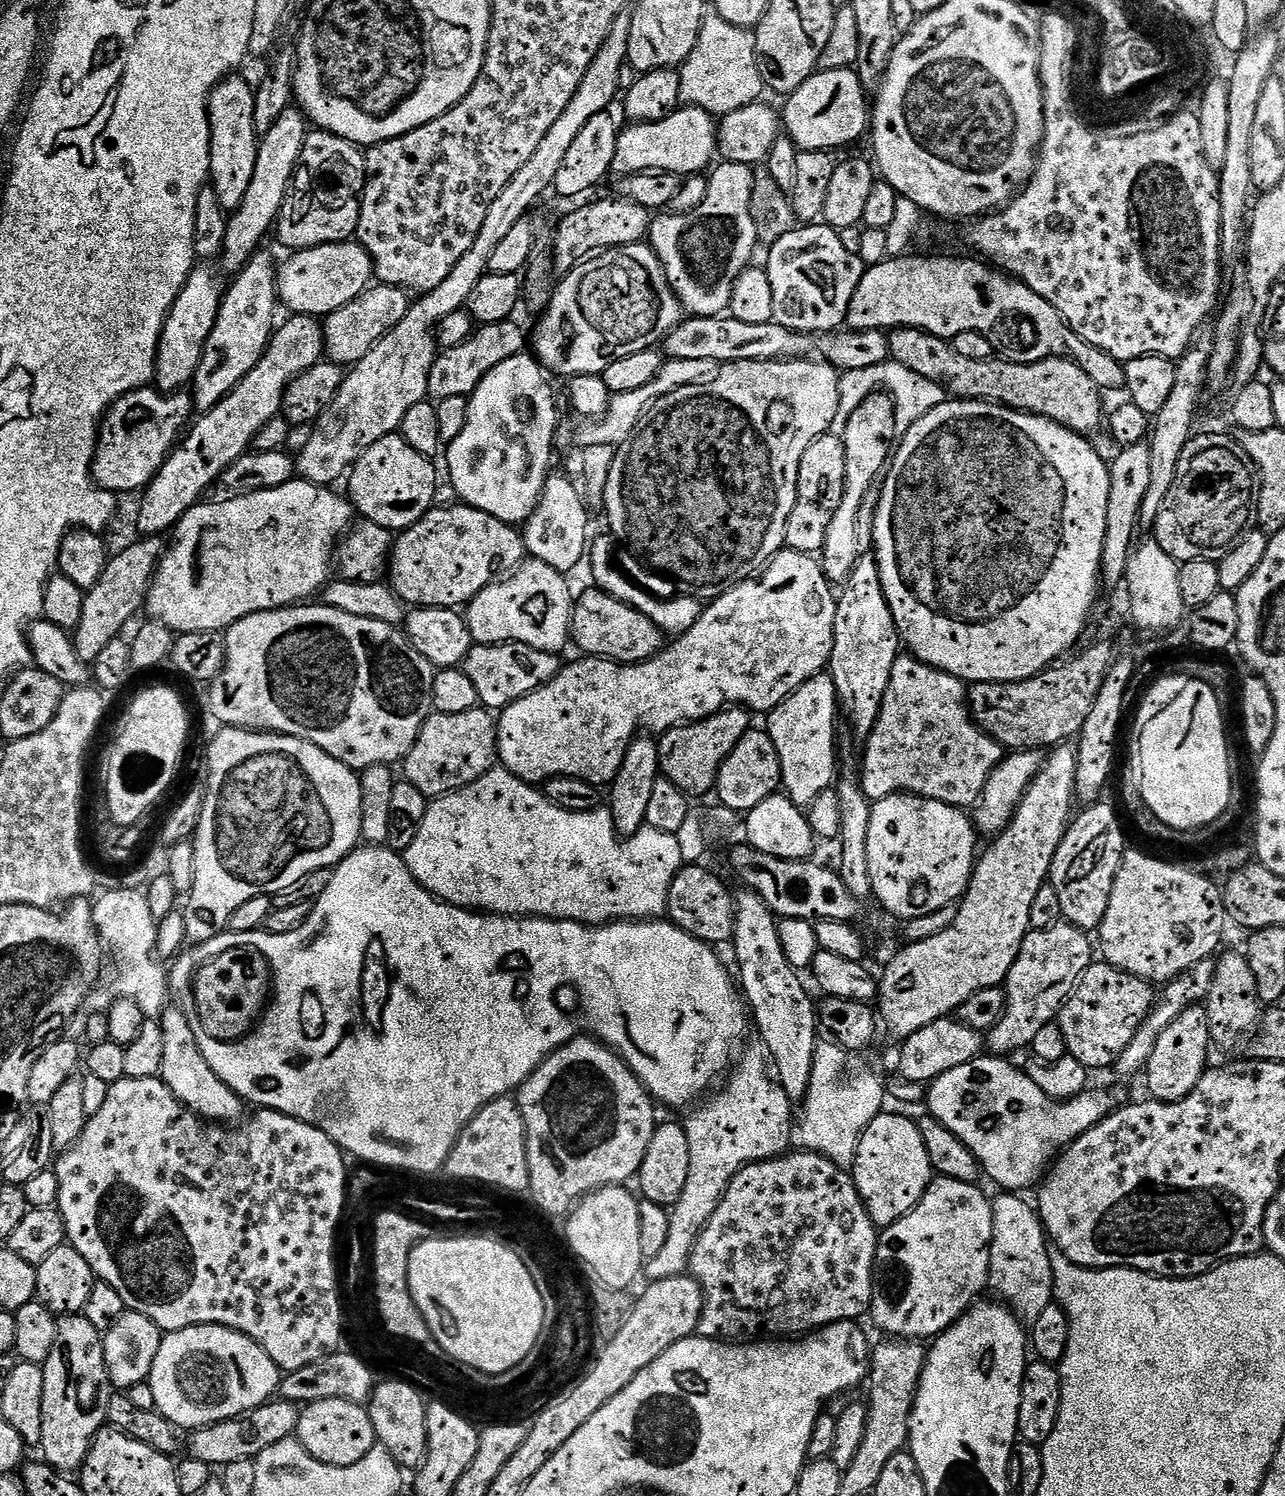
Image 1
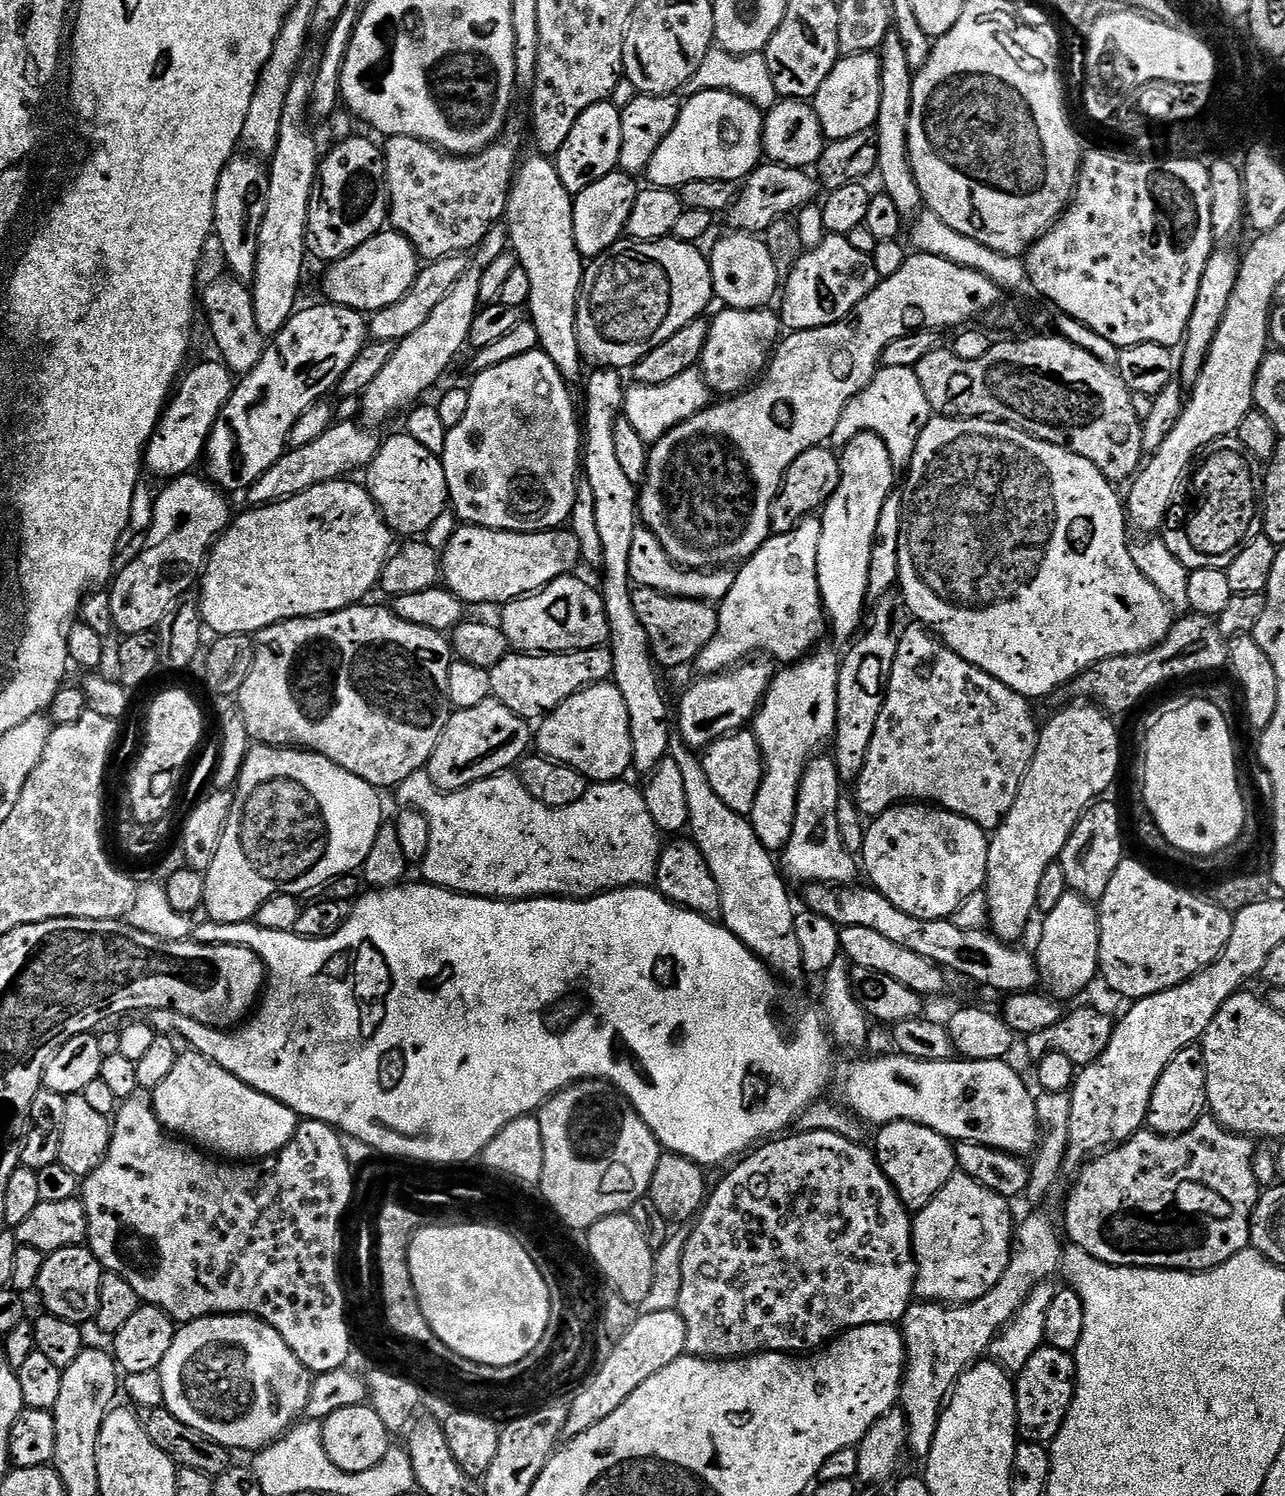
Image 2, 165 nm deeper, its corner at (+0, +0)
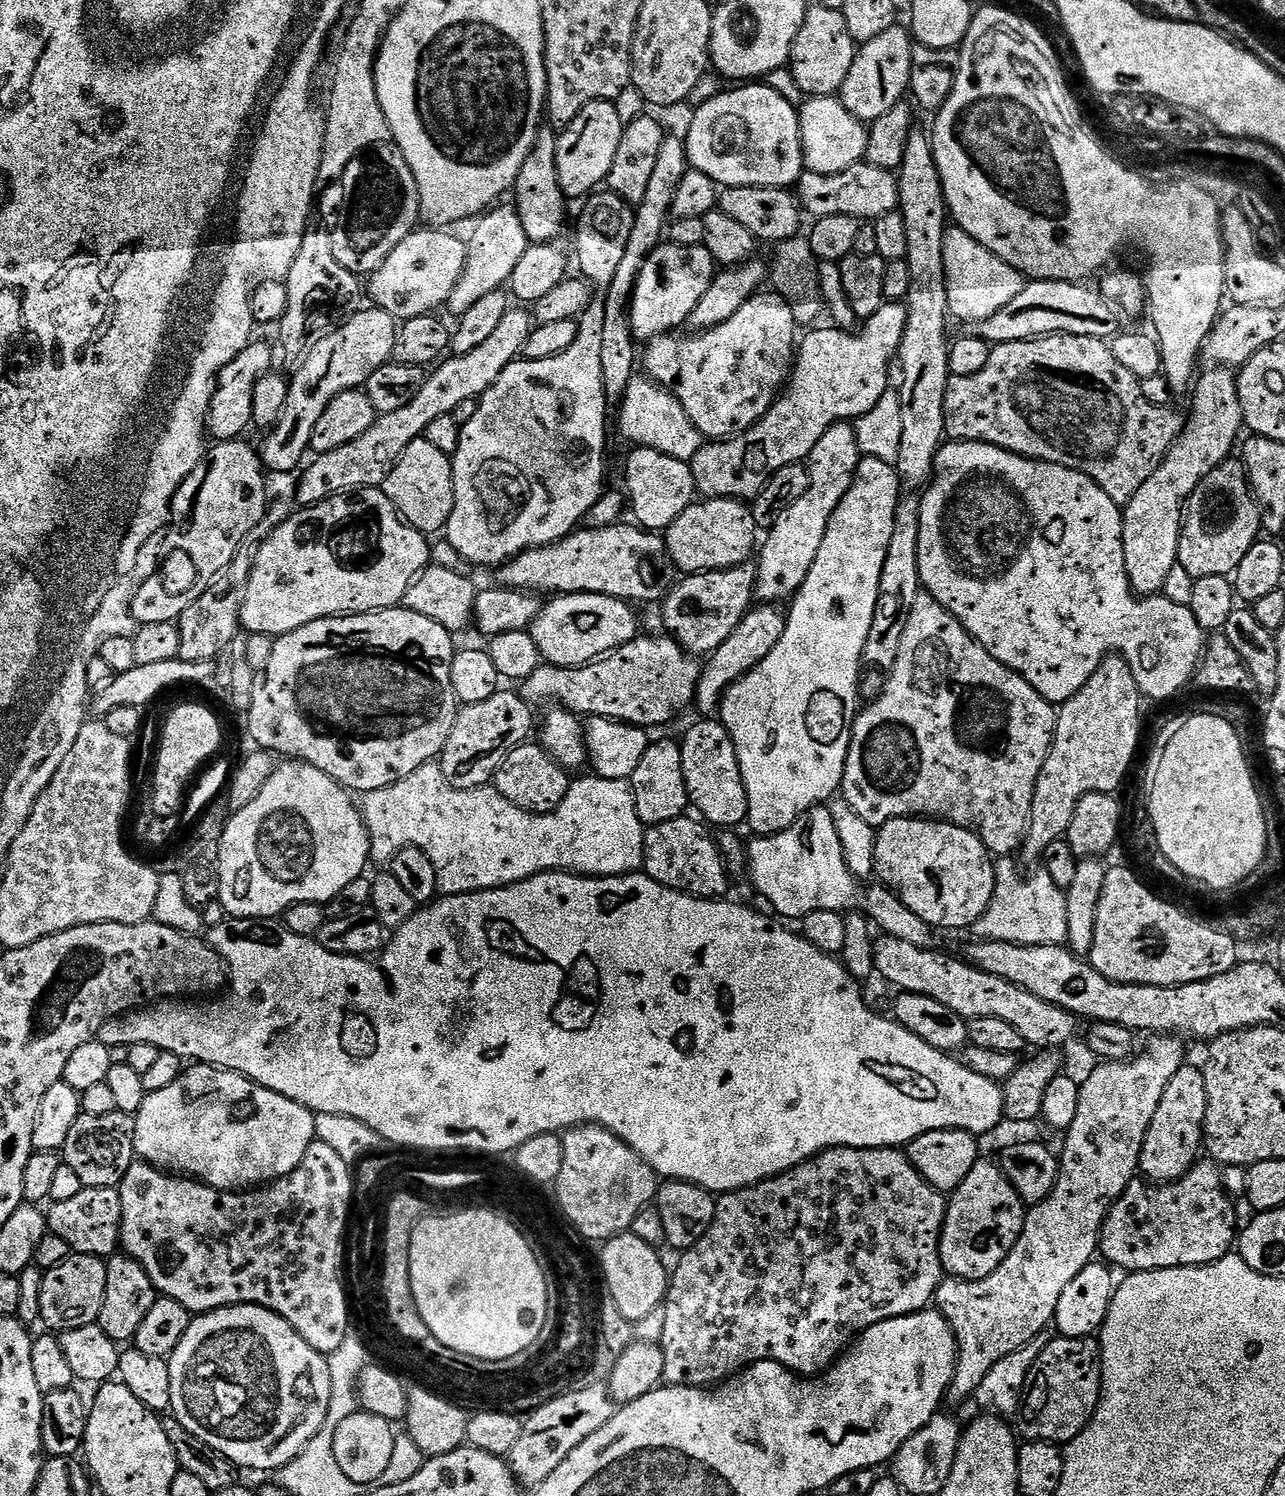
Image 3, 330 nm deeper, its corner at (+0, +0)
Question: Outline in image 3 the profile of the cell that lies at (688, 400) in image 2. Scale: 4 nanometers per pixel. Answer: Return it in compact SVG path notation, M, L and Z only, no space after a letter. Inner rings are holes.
M647 375L633 376L630 386L626 386L624 399L619 401L620 432L629 440L629 445L642 448L653 448L670 458L691 462L698 450L706 443L705 436L700 433L698 426L690 422L690 414L665 388L649 380Z

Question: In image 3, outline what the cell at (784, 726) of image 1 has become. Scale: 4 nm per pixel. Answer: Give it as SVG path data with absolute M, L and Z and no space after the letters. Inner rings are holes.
M831 807L811 808L786 830L776 832L773 836L756 836L752 841L748 840L746 853L747 875L752 875L753 886L768 899L769 906L773 908L771 911L777 917L789 916L799 921L806 914L814 914L814 910L830 910L841 914L859 910L877 929L880 927L879 931L885 936L902 938L902 942L910 942L919 948L937 947L937 929L922 922L922 918L906 907L891 888L875 886L865 892L860 889L863 888L861 881L850 874L846 866Z

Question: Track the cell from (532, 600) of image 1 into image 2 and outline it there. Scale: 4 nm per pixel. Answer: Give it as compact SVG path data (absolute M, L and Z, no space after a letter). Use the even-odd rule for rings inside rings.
M569 574L558 578L554 582L550 582L538 592L533 592L531 596L521 596L519 600L512 600L509 604L503 605L502 611L504 612L498 619L498 627L501 632L506 634L509 645L517 653L520 654L547 654L550 652L579 652L582 648L598 648L601 647L608 639L608 623L606 622L606 606L604 605L604 597L595 587L592 588L584 580L579 580L579 575Z

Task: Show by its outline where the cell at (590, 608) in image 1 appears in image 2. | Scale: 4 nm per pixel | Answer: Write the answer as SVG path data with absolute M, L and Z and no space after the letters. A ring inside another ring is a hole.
M633 587L632 602L634 614L648 635L653 661L661 669L691 665L718 630L717 609L702 600L684 600L681 596L669 596L666 592Z

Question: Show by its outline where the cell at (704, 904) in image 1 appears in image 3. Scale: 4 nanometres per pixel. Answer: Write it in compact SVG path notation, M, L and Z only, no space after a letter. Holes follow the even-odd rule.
M685 814L670 818L670 822L651 825L645 831L643 875L687 896L697 896L700 900L723 900L729 895L730 873L717 837L714 834L712 837L713 829L703 819L691 820L690 817Z

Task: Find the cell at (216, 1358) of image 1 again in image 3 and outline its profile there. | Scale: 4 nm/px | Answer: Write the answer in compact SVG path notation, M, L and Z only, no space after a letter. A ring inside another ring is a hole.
M235 1304L233 1308L216 1308L213 1312L197 1315L193 1319L192 1325L186 1330L186 1334L182 1334L182 1342L178 1342L178 1346L171 1356L167 1357L167 1361L170 1366L171 1415L182 1426L186 1426L186 1430L190 1430L190 1434L194 1434L194 1438L202 1438L202 1442L206 1442L206 1446L214 1446L214 1450L218 1450L218 1454L225 1456L231 1464L236 1465L237 1469L253 1468L256 1472L269 1472L269 1474L279 1472L303 1450L306 1442L310 1442L310 1438L314 1438L314 1434L326 1420L330 1406L328 1356L314 1350L302 1338L302 1334L298 1334L298 1330L294 1330L294 1326L290 1326L290 1322L286 1322L286 1318L265 1308L260 1308L256 1304Z

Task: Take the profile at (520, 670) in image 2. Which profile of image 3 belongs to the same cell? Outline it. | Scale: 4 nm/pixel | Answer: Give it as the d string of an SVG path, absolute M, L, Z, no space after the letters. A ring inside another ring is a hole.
M660 634L655 640L652 636L637 635L636 639L626 642L615 652L584 664L580 668L556 668L553 664L541 663L530 678L519 685L518 691L529 704L539 706L555 702L581 718L604 716L607 720L619 720L634 724L638 728L652 730L655 724L670 721L682 708L693 703L697 682L700 681L701 663L691 653L686 652L676 640L666 634Z

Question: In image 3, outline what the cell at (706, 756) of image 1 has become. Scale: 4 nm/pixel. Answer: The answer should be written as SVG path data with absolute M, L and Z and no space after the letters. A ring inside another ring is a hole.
M760 602L748 609L747 614L738 622L734 634L718 646L703 661L700 670L700 681L697 682L694 699L695 707L700 707L704 714L712 714L719 709L720 701L724 699L725 692L730 690L734 682L738 682L750 670L754 670L774 650L778 642L782 642L782 634L786 630L786 612L783 607L772 602Z

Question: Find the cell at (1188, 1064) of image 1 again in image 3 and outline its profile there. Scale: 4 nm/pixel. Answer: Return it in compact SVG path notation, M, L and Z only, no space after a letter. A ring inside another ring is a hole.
M1192 1062L1170 1078L1170 1086L1162 1090L1162 1102L1158 1102L1158 1110L1154 1110L1154 1118L1150 1122L1150 1130L1146 1130L1146 1138L1142 1142L1139 1175L1153 1184L1169 1184L1185 1176L1197 1163L1199 1152L1204 1142L1204 1119L1206 1118L1206 1078L1199 1067Z

